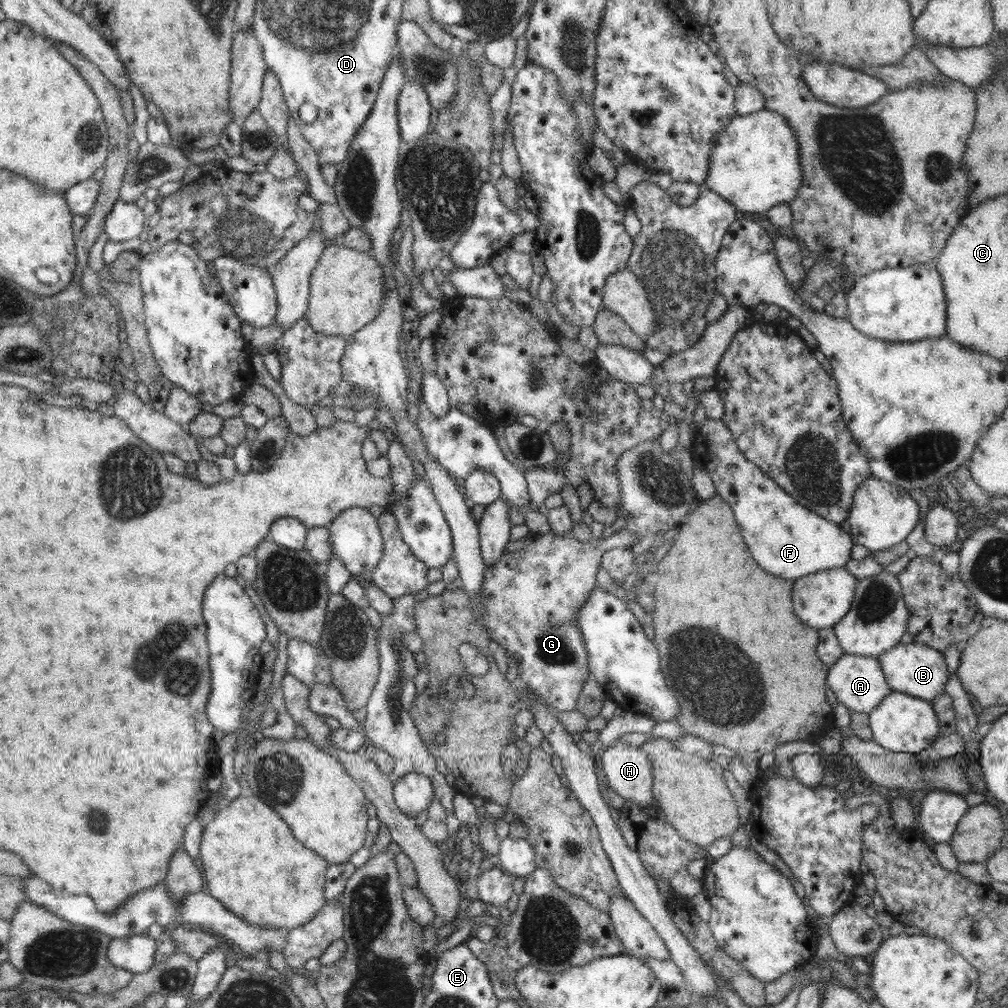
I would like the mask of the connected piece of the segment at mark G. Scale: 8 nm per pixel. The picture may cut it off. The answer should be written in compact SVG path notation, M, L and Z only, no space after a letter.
M625 529L616 531L612 535L603 539L604 541L599 542L598 539L593 539L590 542L582 542L573 536L562 536L556 535L554 532L546 534L528 533L524 538L510 539L510 542L504 547L503 555L493 564L486 565L484 569L484 580L481 584L481 604L483 604L483 621L481 624L485 626L485 630L489 632L490 637L494 639L493 646L501 646L506 650L508 657L516 657L518 659L518 681L521 685L526 685L528 689L532 689L531 692L535 692L537 696L540 696L542 700L548 702L548 705L553 709L560 710L560 712L572 712L576 710L577 701L579 698L582 685L588 681L588 654L586 654L586 648L584 648L584 641L580 636L580 625L578 622L578 615L583 607L583 604L587 601L588 596L595 589L597 585L596 573L598 568L601 566L601 558L604 552L612 548L620 547L632 547L635 543L640 540L637 534L631 534Z

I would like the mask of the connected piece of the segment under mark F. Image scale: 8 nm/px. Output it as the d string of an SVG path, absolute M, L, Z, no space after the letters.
M708 416L706 421L697 427L696 433L704 437L710 455L717 453L717 460L707 464L705 469L713 480L716 494L720 495L732 507L736 522L740 526L739 531L749 553L762 570L794 582L803 576L815 574L815 572L842 568L851 559L851 550L855 545L851 534L846 533L840 525L804 508L753 462L750 462L740 452L734 436L722 420L712 419Z

